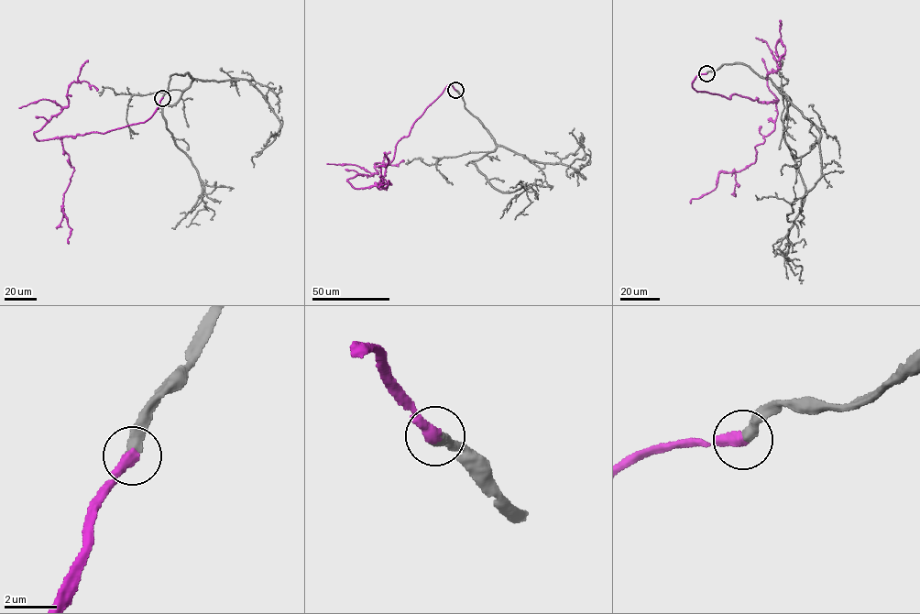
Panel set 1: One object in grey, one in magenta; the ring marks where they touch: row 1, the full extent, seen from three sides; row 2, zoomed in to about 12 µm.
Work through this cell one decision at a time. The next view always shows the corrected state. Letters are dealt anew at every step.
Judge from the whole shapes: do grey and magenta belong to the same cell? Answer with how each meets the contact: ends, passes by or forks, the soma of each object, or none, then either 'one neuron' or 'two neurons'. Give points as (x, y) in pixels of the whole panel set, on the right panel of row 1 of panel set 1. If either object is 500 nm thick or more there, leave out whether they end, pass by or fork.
grey ends | magenta ends | grey none | magenta none | one neuron

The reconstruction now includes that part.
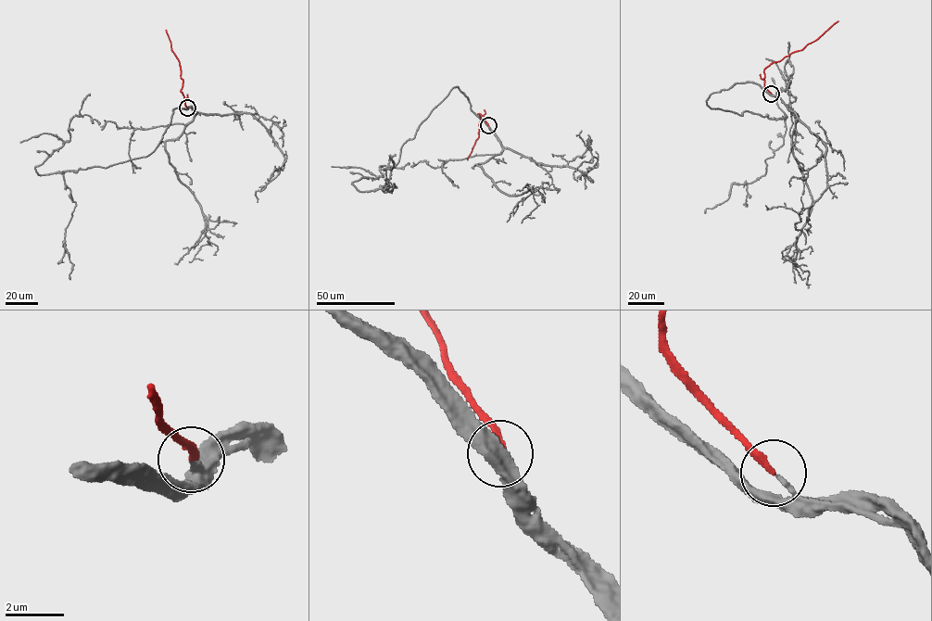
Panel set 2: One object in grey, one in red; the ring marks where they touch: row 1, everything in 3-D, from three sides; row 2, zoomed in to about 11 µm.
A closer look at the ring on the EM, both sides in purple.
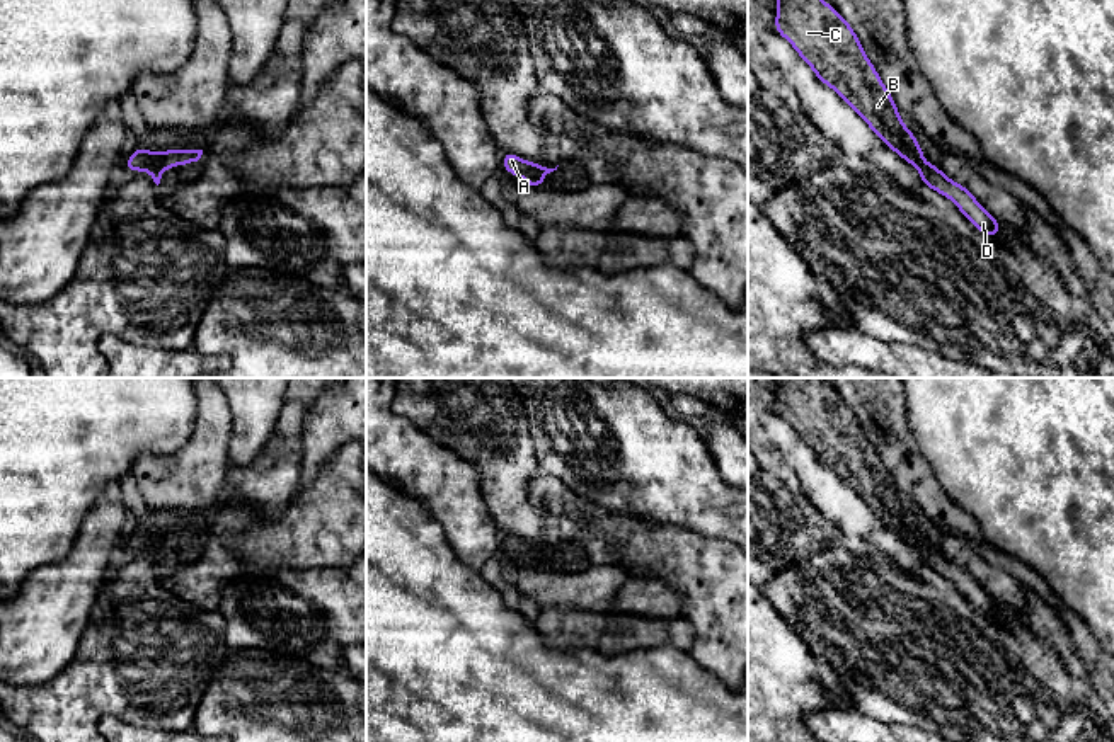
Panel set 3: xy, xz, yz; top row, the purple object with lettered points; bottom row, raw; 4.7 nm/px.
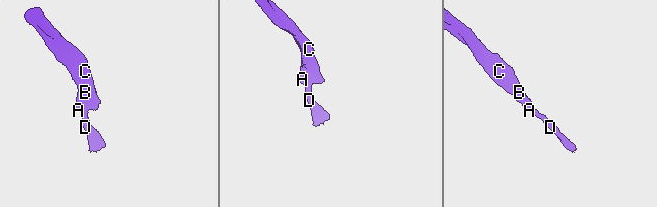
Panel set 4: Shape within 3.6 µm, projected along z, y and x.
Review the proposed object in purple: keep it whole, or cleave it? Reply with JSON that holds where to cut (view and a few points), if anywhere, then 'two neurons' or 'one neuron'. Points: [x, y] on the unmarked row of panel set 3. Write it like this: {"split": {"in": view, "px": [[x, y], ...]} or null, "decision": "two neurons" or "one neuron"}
{"split": null, "decision": "one neuron"}

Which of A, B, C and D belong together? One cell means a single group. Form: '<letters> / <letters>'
A B C D

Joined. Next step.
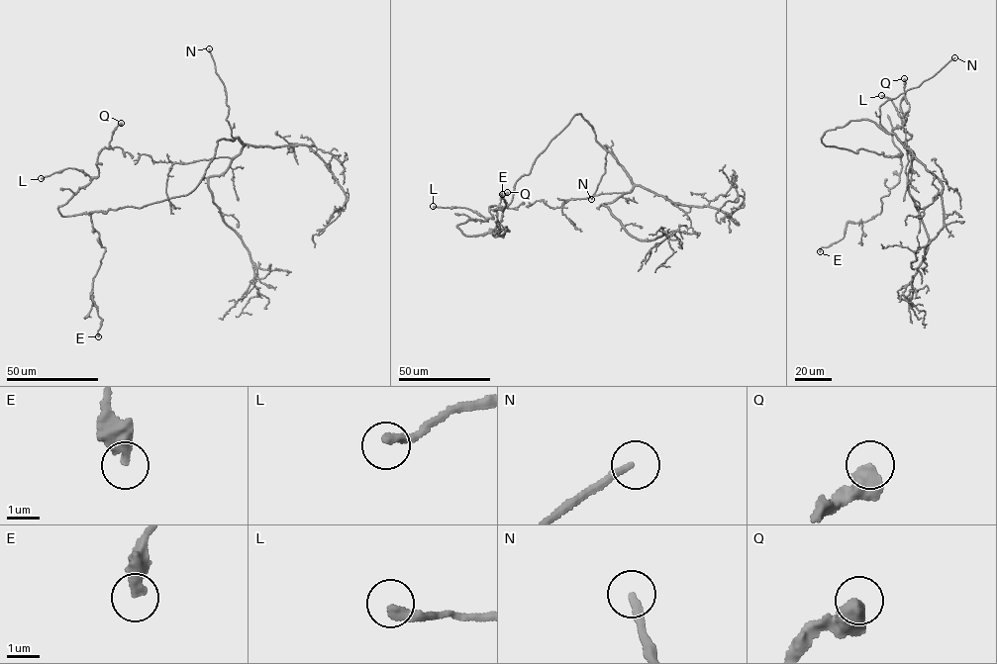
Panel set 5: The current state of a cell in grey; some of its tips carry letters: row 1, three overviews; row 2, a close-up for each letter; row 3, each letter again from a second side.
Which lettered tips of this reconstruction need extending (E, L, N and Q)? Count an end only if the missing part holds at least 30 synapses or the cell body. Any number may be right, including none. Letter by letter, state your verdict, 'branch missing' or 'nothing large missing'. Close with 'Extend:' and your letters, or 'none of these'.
E: nothing large missing
L: nothing large missing
N: branch missing
Q: nothing large missing
Extend: N

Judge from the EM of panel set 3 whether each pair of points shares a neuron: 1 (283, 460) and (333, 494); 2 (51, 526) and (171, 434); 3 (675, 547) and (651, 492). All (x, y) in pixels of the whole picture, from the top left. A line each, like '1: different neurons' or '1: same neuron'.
1: different neurons
2: same neuron
3: different neurons

